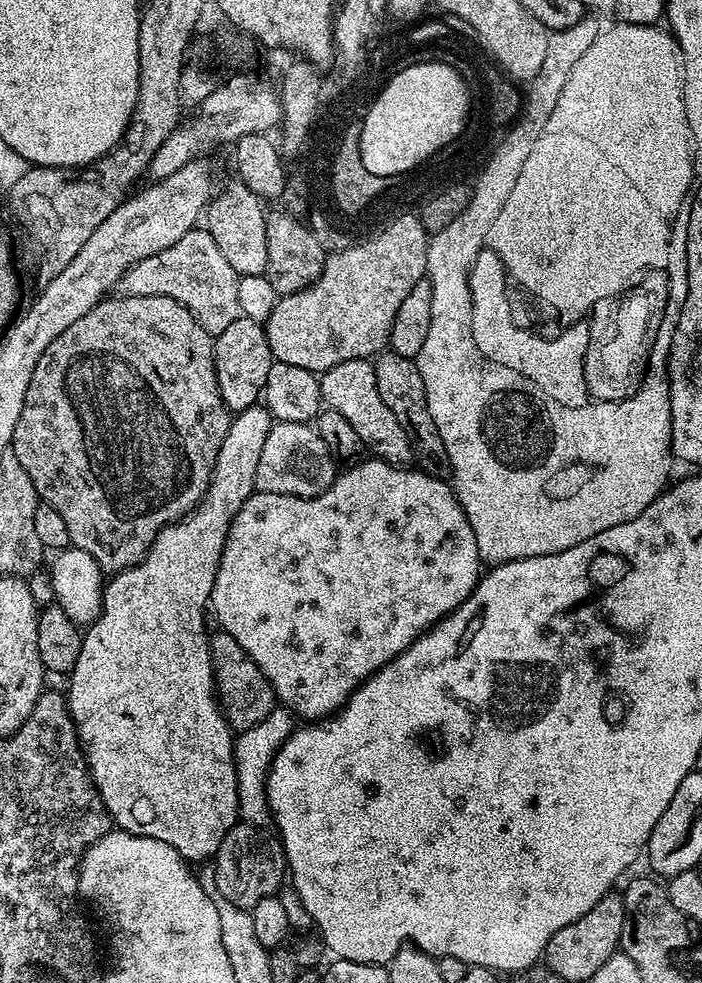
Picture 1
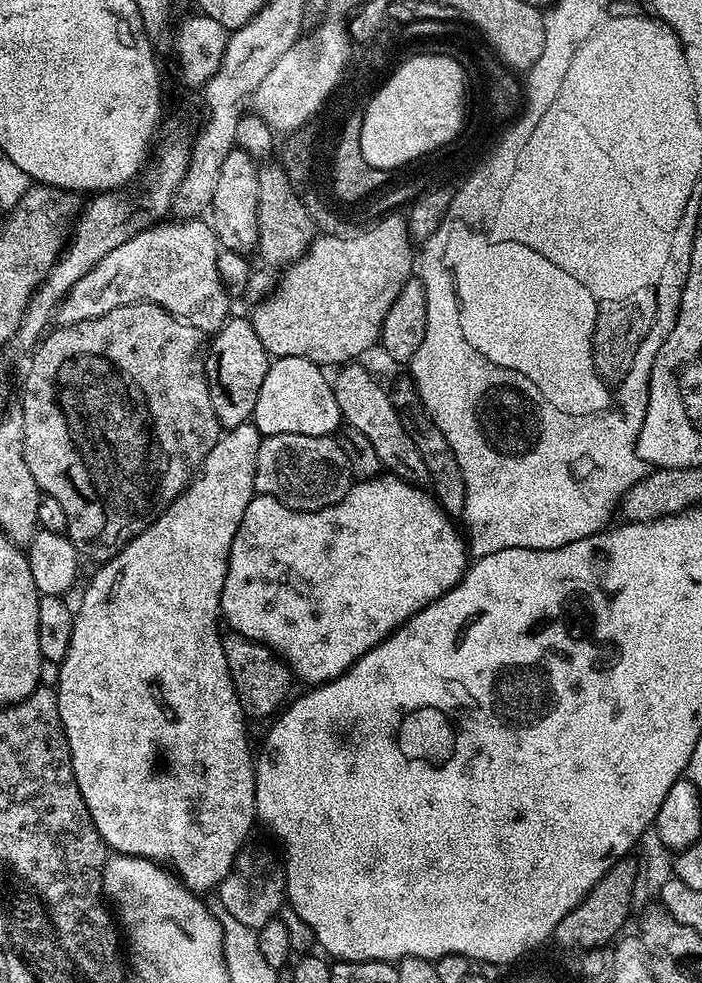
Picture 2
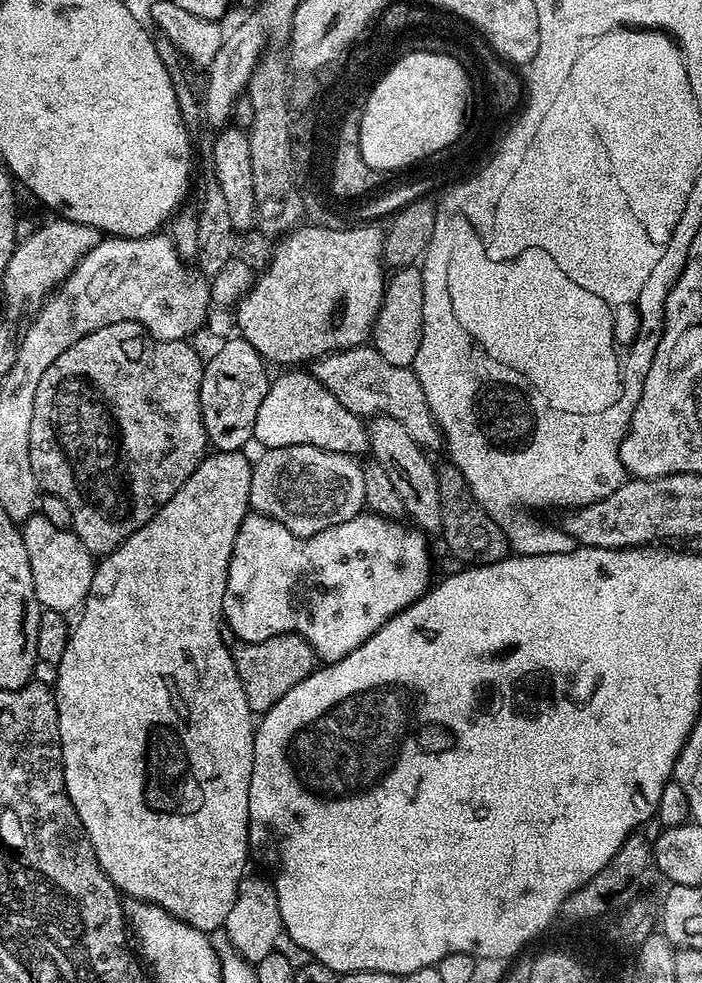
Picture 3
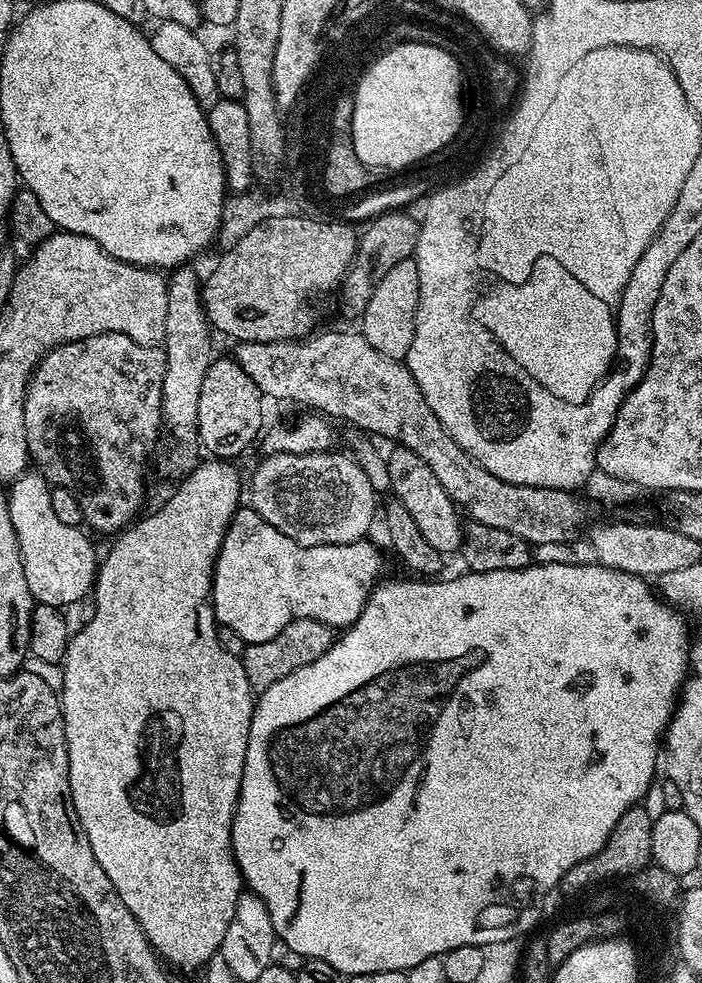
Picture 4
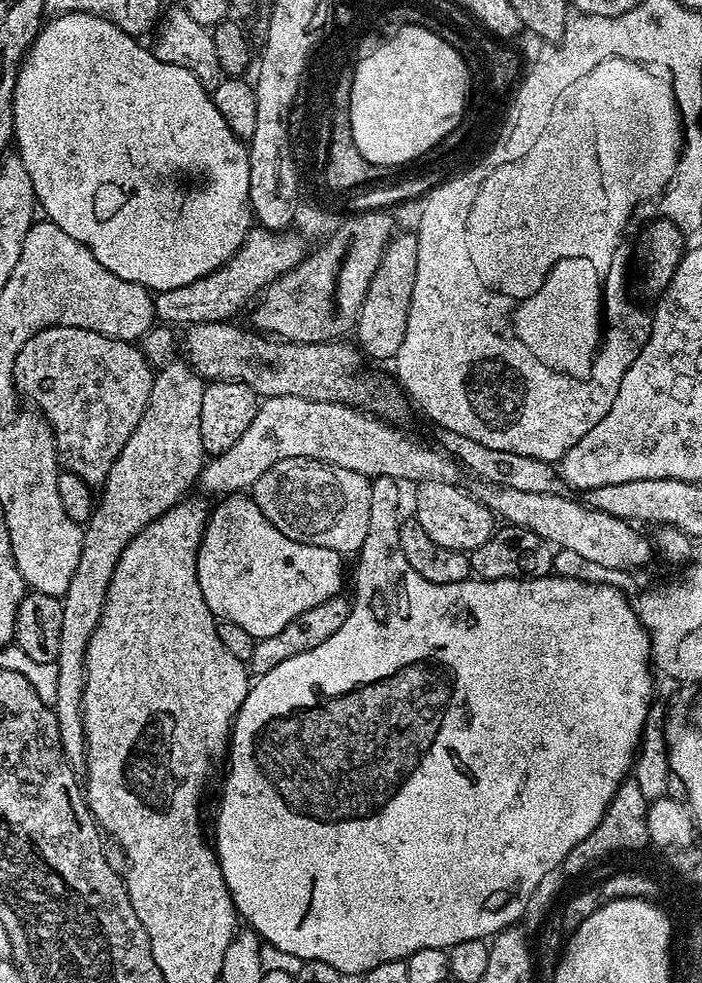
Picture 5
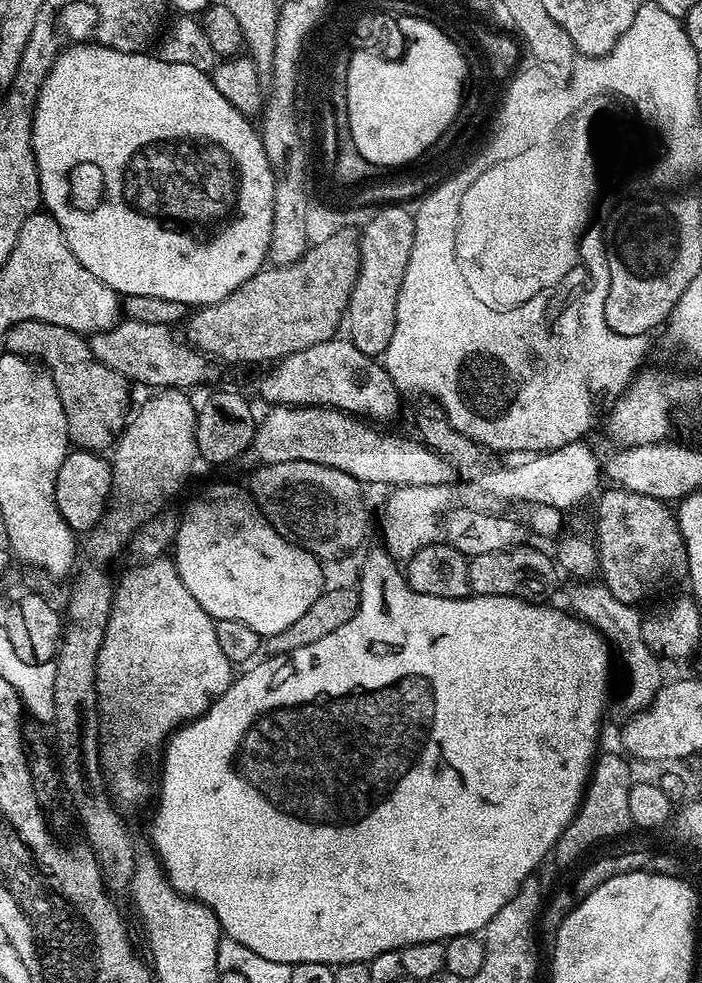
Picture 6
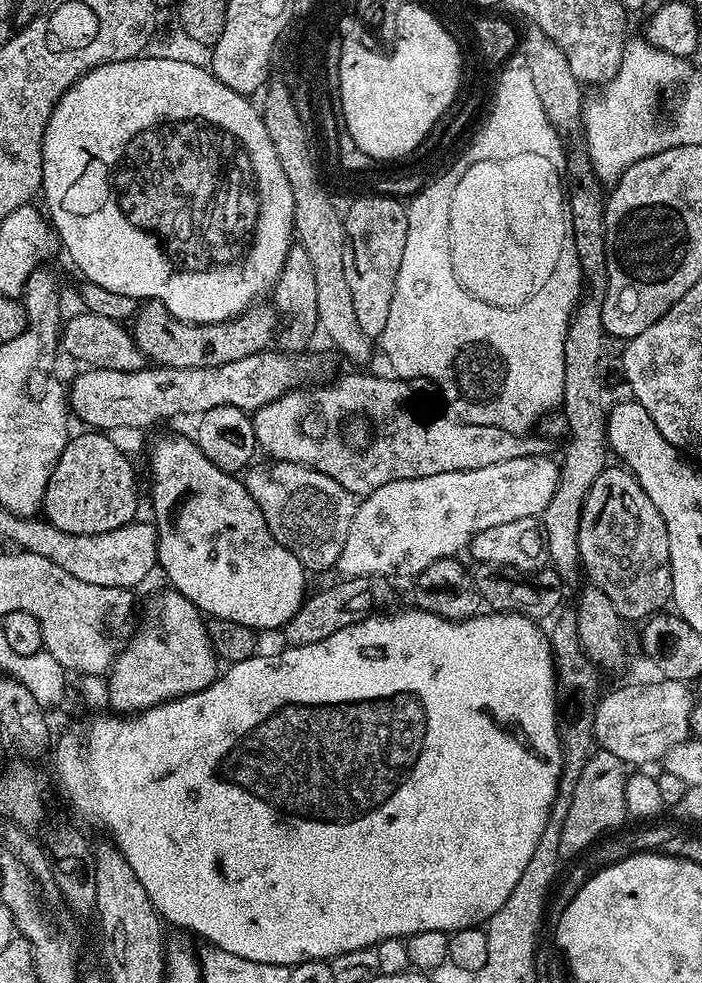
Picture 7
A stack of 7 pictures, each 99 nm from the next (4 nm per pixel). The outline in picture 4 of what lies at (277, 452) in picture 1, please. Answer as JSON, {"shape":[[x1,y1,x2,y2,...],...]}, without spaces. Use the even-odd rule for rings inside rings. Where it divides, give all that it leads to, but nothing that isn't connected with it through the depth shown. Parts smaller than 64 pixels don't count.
{"shape":[[329,450,327,452,310,452,310,453,274,453,265,455,261,464,257,466,256,473,252,476,252,500,250,507,256,511,266,522,270,522,270,526,274,526,278,530,282,530,282,534,286,534,290,538,294,538,294,542,298,542,302,546,326,546,327,544,353,544,355,540,363,540,369,535,368,531,372,528,372,523,378,520,378,504,376,508,376,500,378,500,377,492,370,486,370,478,366,478,366,474,362,470,362,466,357,460,352,459,351,455,344,456,337,450]]}

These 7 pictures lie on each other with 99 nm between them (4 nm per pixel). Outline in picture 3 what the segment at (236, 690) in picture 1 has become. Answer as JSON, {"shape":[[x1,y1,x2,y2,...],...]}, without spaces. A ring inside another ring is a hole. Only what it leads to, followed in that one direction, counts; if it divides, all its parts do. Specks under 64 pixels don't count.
{"shape":[[285,632,282,636,271,636,262,642,237,643,232,648,232,661,238,670,238,678,242,678,242,690,246,690,246,702,250,702,250,710,254,714,263,714,286,694,286,690,294,690,298,682,305,680,311,672,316,671,318,661,316,652,295,632]]}

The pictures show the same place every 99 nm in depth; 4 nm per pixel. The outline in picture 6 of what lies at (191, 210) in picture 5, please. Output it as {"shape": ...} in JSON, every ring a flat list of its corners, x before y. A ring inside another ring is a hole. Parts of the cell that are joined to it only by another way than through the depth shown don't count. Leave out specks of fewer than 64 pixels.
{"shape":[[84,42,65,48,57,56,36,95,36,109,32,114,32,149,40,175,42,204,48,215,58,222,60,235,70,246,74,258,121,297,150,294,185,306,216,304,265,267,274,222,276,175,272,173,253,121,232,110,230,102,218,94,218,86,214,86,209,73,185,64,168,64,156,54,148,55,147,51,120,53,110,46]]}

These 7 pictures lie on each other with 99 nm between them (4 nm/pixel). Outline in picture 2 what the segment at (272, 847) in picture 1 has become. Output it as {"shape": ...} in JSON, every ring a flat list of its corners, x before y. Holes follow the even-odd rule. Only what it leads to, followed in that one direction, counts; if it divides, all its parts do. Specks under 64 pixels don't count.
{"shape":[[252,847,241,848,234,858,230,874,226,874,220,883,218,899,222,906,226,906,226,910,230,910,230,914,234,914,234,918,238,918,238,922,242,922,242,926,259,930,281,915,286,904,286,889,281,861,260,848]]}

